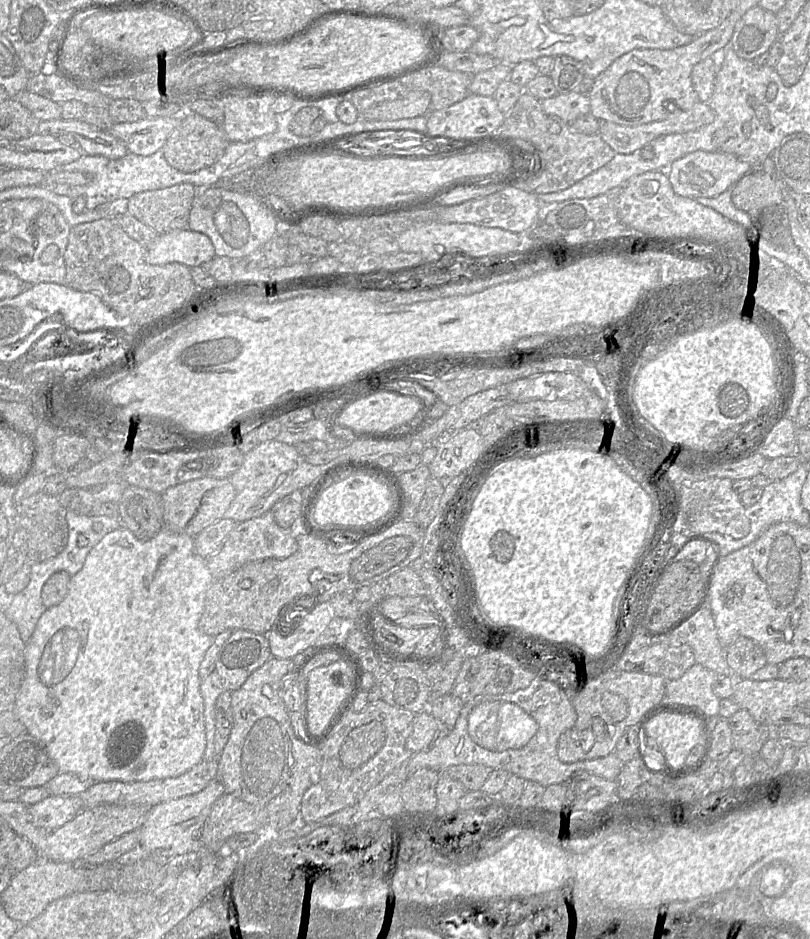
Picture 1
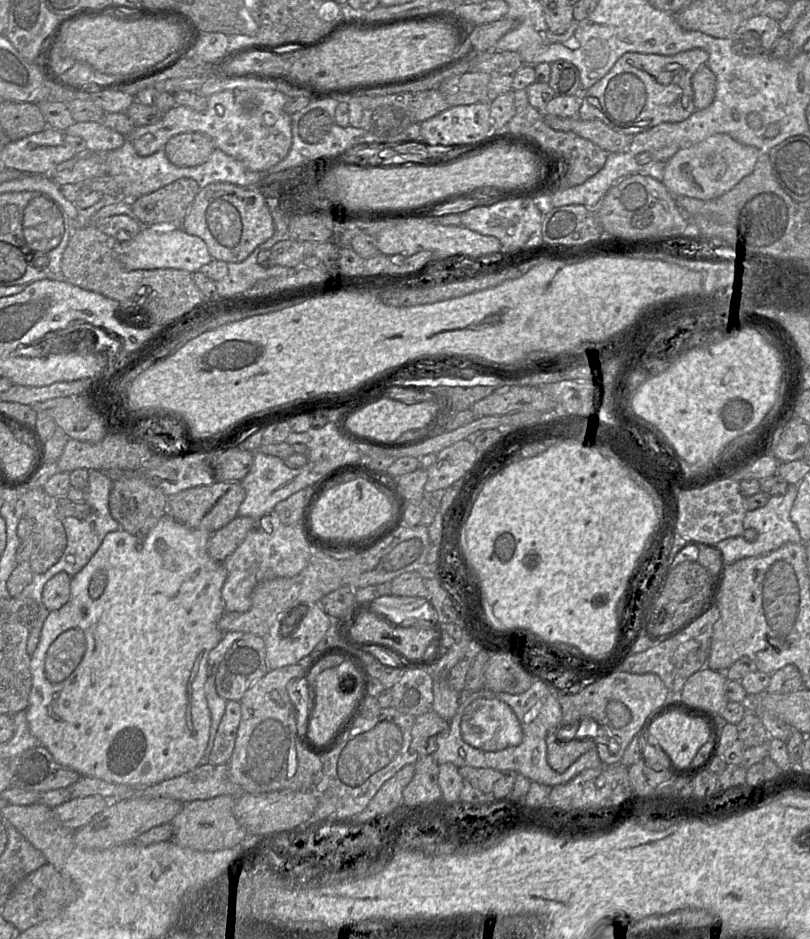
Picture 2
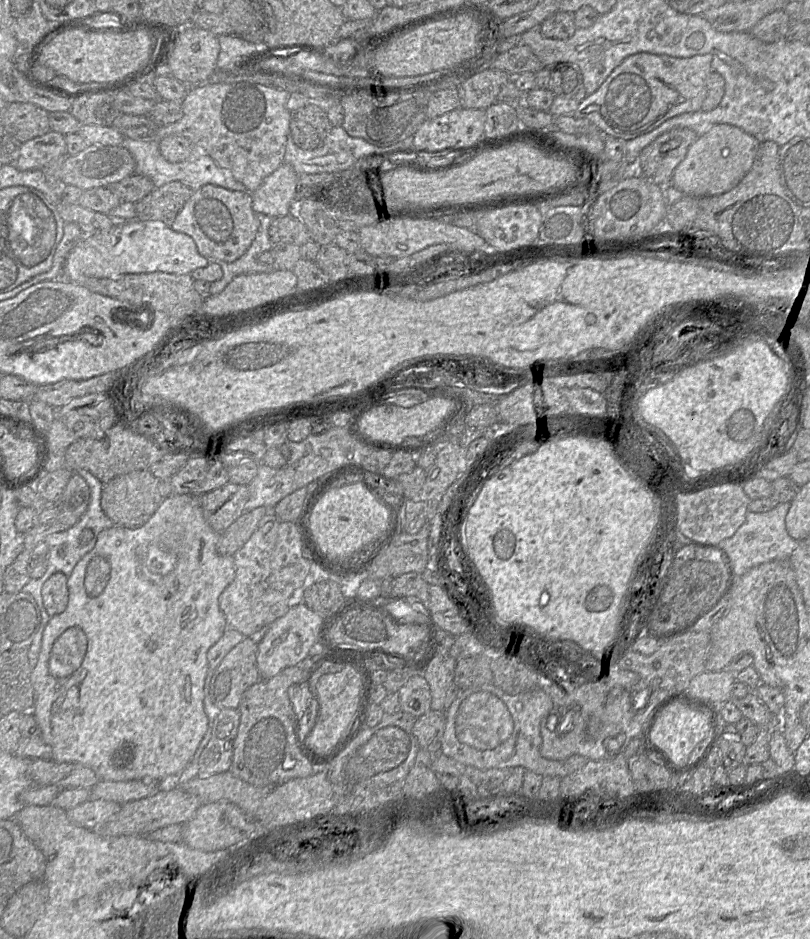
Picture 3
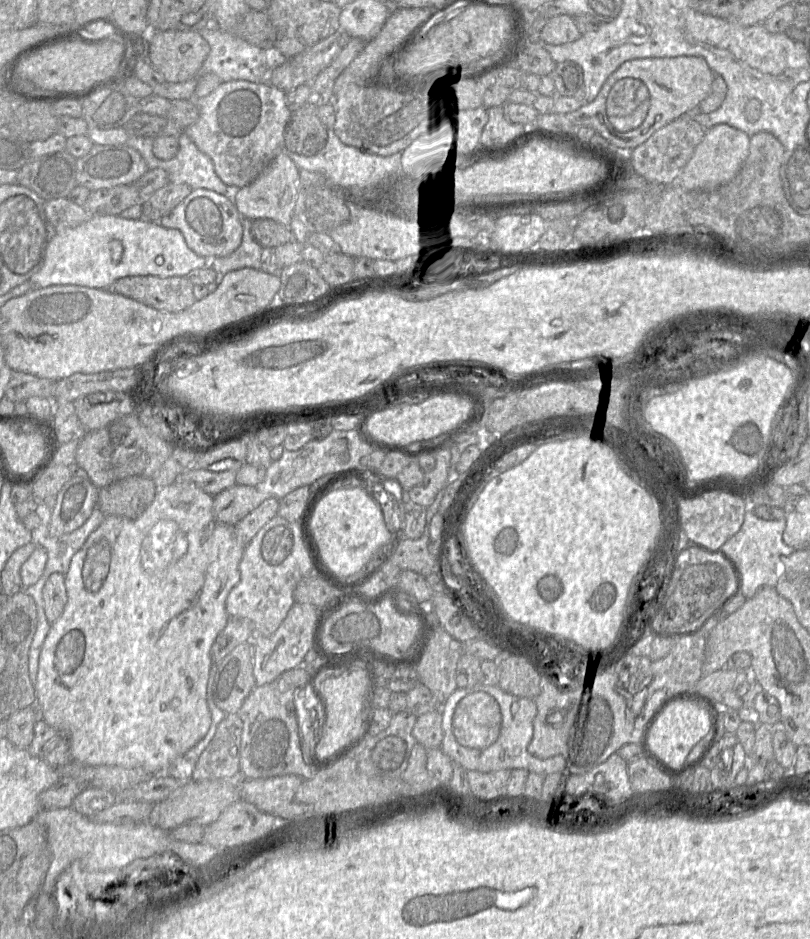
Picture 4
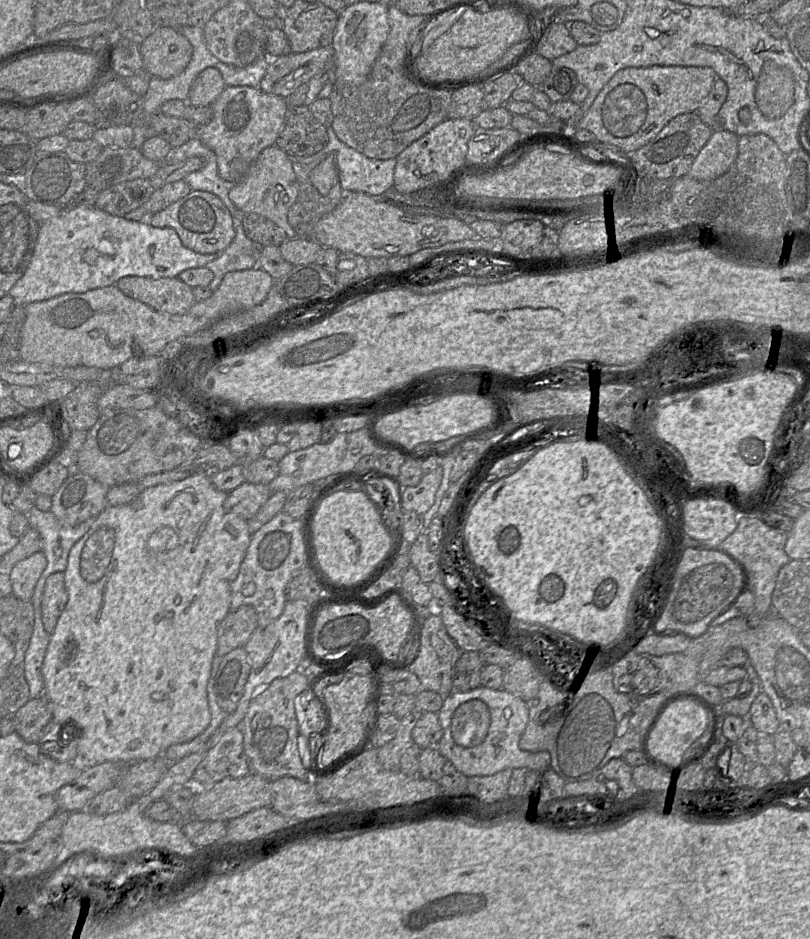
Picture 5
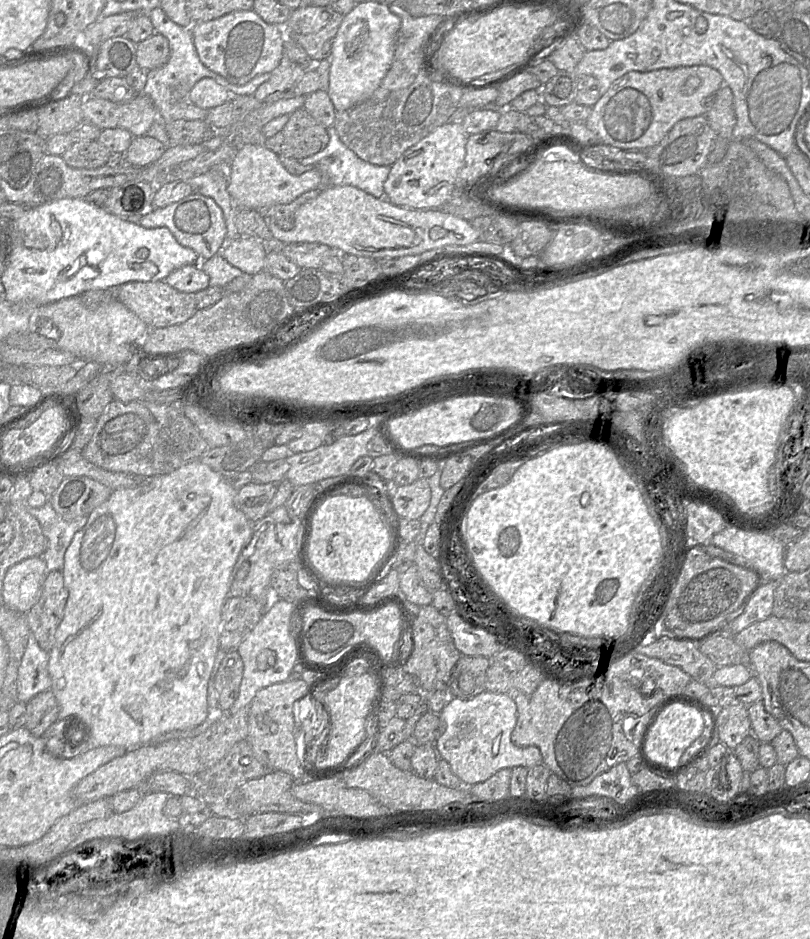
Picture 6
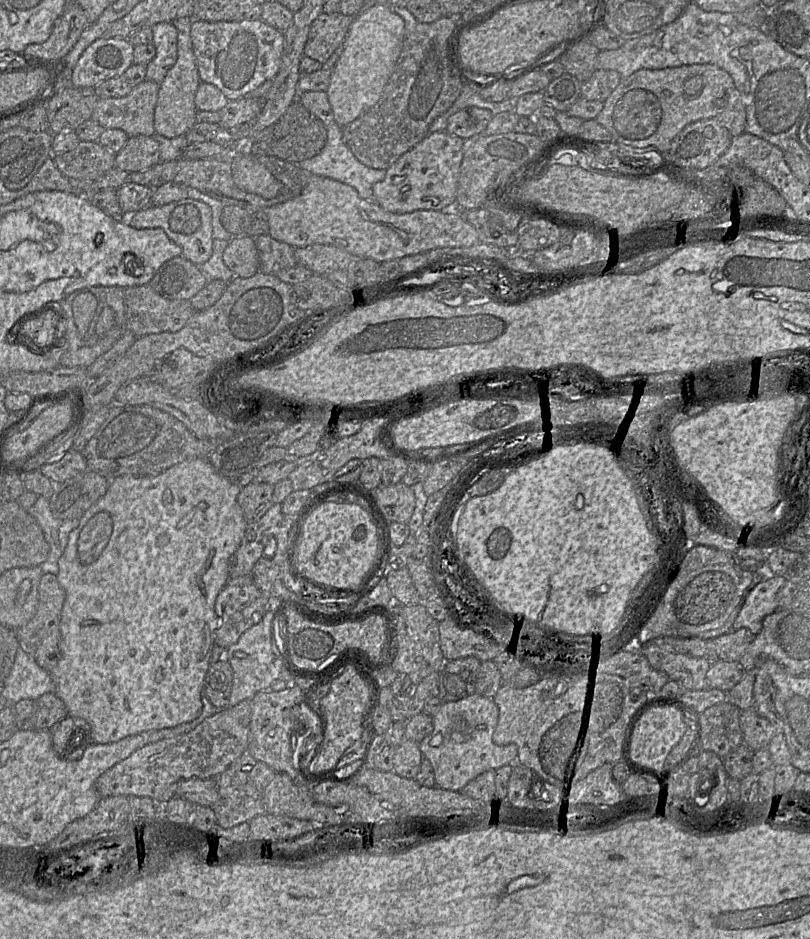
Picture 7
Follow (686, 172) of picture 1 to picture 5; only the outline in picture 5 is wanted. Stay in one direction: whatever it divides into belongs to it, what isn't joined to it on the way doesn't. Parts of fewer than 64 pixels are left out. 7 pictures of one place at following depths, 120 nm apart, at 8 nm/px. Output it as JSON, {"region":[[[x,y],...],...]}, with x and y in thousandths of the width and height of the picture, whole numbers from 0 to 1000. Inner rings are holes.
{"region":[[[893,136],[880,137],[848,186],[863,193],[878,193],[895,185],[910,168],[911,148],[912,145]]]}

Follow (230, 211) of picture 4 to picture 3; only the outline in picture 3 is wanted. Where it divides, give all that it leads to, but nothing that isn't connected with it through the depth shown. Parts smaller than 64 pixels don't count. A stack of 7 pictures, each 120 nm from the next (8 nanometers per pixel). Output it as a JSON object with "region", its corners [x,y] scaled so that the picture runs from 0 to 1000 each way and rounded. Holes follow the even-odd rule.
{"region":[[[258,196],[237,207],[210,243],[235,251],[244,268],[258,278],[288,279],[307,265],[320,241],[319,229],[311,223],[310,206]]]}

